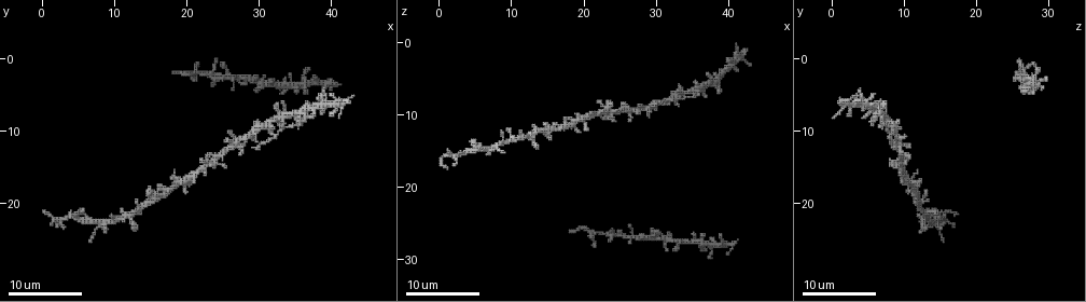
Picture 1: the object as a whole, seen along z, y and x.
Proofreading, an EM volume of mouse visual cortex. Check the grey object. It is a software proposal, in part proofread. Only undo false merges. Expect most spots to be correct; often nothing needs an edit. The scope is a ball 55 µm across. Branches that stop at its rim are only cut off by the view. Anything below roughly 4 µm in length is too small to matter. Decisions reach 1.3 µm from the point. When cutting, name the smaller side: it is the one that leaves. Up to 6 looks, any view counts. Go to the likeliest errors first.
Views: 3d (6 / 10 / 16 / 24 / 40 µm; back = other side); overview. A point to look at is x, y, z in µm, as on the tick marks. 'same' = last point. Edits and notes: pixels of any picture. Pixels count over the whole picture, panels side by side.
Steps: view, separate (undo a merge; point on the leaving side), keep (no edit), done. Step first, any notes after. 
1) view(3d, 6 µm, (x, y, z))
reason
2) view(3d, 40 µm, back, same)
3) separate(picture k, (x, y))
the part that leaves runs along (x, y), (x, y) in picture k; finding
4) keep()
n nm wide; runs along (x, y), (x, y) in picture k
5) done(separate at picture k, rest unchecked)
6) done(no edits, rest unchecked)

view(3d, 6 µm, (7.5, 23.0, 15.0))
four-way junction

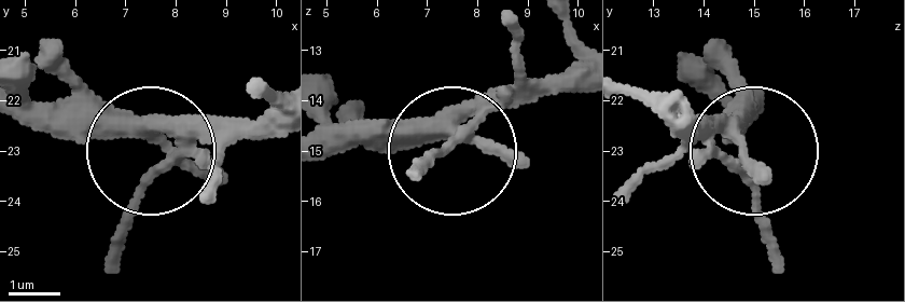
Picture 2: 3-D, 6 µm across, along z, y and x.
keep()
4 arms; runs along (281, 97), (166, 126), (162, 165), (106, 264) in picture 2; all the same cell

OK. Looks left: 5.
view(3d, 10 µm, (22.0, 2.5, 26.5))
two arms in line, one across

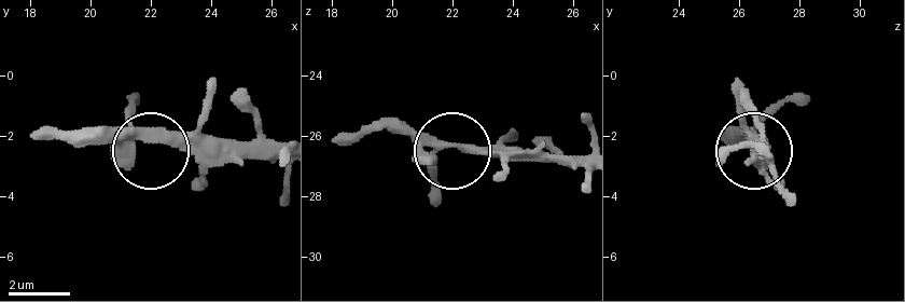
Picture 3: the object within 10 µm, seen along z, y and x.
view(3d, 6 µm, (22.2, 2.0, 26.4))
zoom in

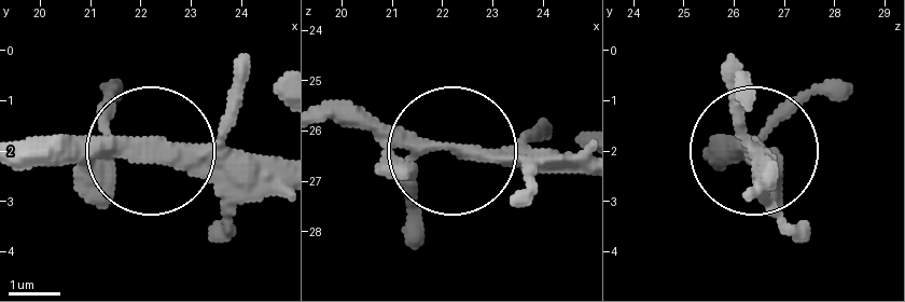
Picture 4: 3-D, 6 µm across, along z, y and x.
keep()
all the same cell

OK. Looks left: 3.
view(3d, 6 µm, (26.5, 12.0, 10.5))

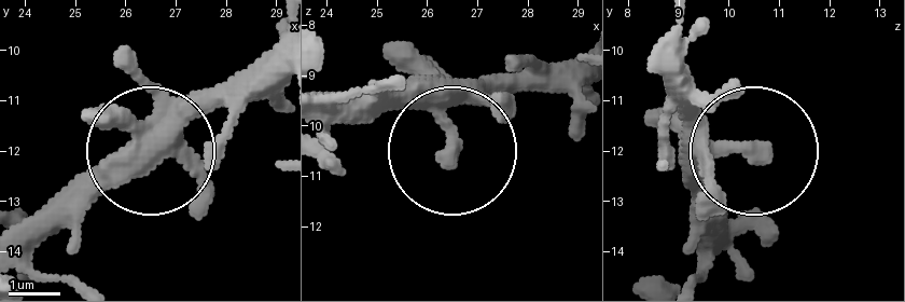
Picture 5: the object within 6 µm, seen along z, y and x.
keep()
all the same cell

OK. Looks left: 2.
done(no edits, rest unchecked)

